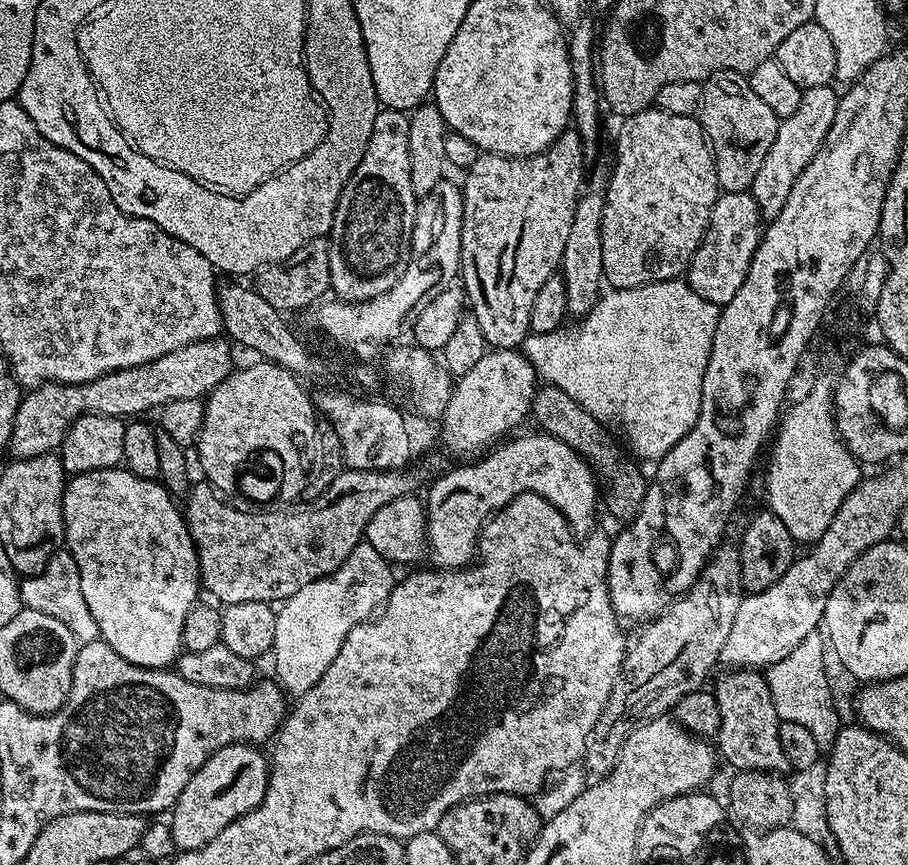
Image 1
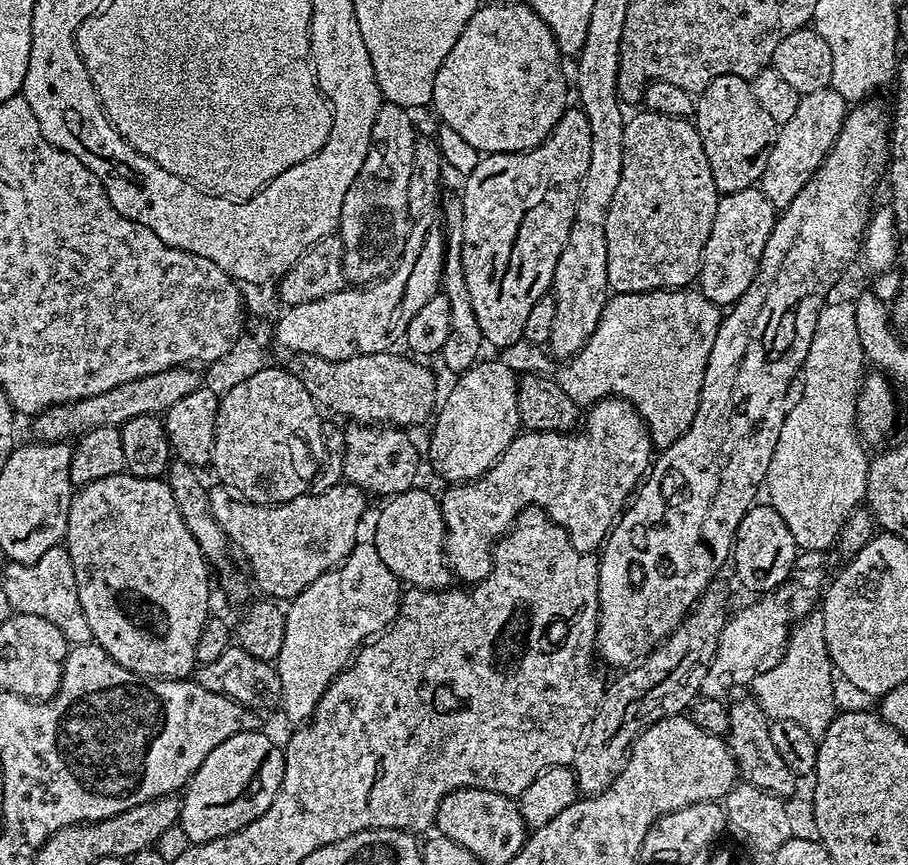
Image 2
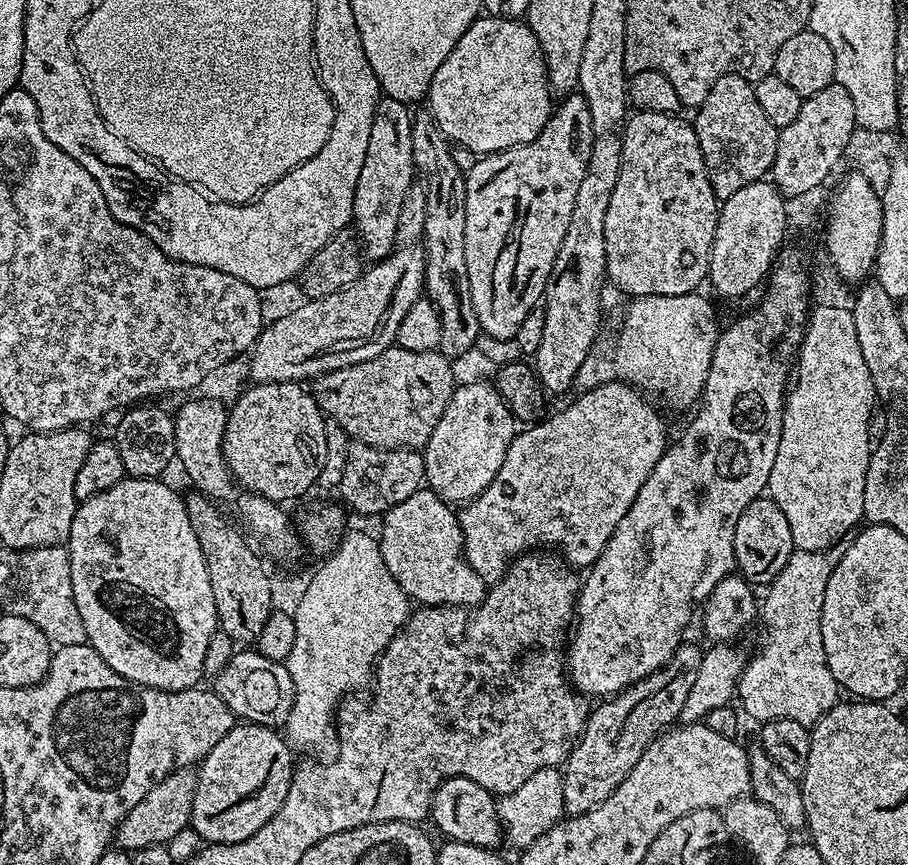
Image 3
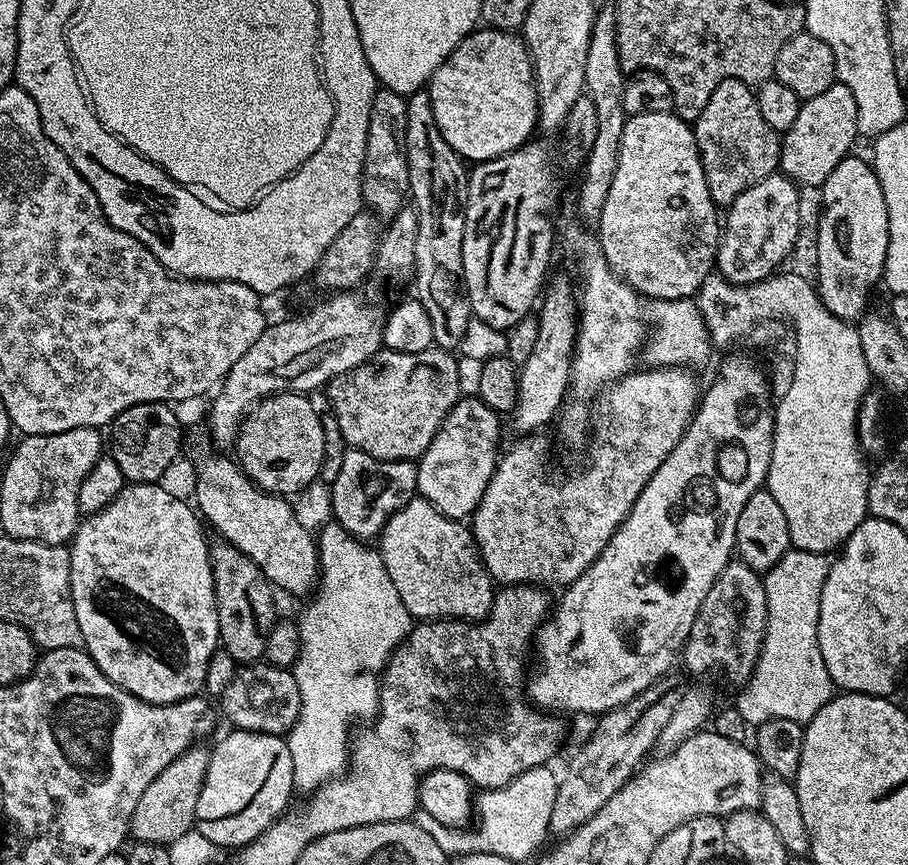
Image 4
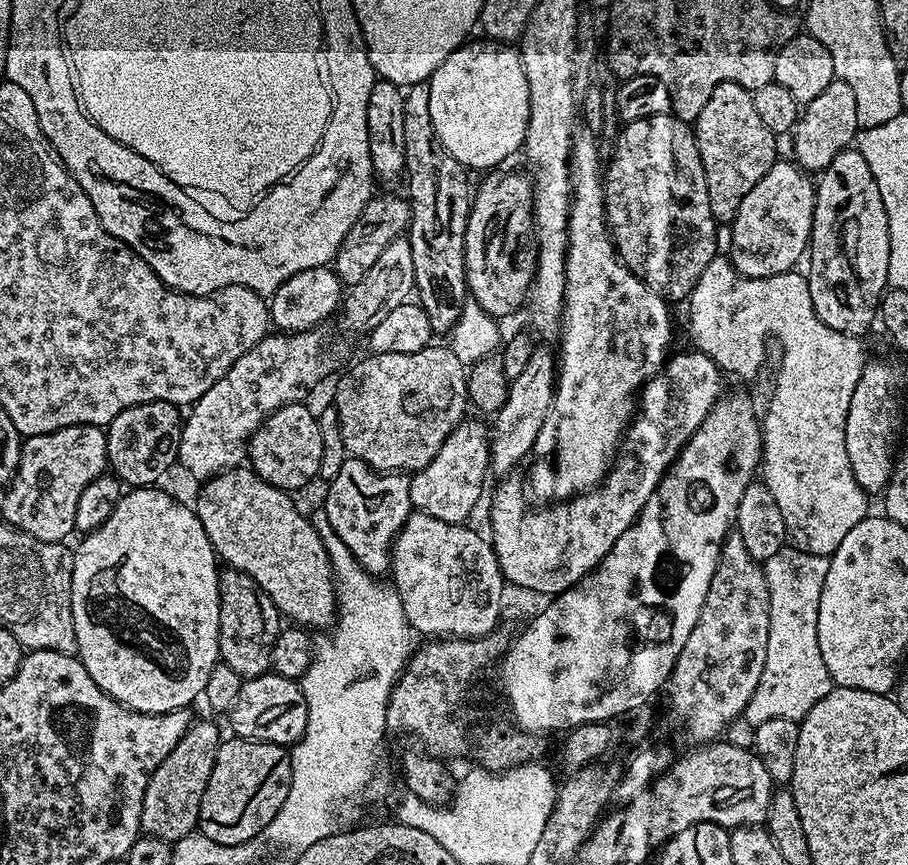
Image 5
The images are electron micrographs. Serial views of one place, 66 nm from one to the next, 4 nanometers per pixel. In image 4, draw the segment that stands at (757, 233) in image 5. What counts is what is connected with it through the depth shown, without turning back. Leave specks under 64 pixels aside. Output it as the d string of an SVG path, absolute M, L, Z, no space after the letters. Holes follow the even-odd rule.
M783 174L767 176L762 182L750 186L733 204L728 205L722 220L720 246L716 250L715 271L730 284L753 284L766 280L781 267L780 263L792 252L796 239L800 236L800 192L793 180Z

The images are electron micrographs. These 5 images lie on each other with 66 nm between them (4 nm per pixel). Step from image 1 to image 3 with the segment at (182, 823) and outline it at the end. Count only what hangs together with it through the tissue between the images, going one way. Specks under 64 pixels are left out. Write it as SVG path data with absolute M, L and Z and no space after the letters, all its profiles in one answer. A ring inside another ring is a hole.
M237 722L228 731L226 738L222 738L222 742L218 742L218 746L214 746L214 750L210 750L210 754L206 754L198 765L190 827L200 835L201 841L210 844L242 842L242 838L250 838L250 834L262 830L262 826L266 826L266 822L270 822L270 818L274 818L282 806L286 790L290 790L294 771L291 751L293 749L289 741L277 729Z

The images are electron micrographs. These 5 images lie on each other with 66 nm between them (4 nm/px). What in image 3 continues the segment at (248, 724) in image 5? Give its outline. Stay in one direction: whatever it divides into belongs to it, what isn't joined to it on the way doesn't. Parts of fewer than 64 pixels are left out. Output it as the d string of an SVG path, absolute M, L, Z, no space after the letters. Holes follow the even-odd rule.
M236 650L230 662L215 673L214 680L216 696L222 698L241 721L279 729L290 718L290 706L294 706L294 682L287 663L266 658L255 650Z

